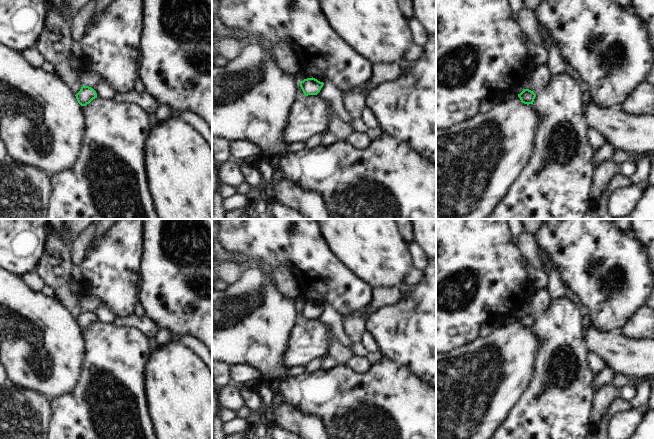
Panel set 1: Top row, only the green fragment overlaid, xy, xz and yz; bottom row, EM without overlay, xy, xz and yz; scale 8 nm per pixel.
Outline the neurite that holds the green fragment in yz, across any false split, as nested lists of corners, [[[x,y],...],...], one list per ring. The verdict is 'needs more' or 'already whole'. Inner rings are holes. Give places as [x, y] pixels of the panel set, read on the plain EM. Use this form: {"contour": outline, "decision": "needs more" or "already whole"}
{"contour": [[[524,313],[520,318],[518,318],[518,321],[522,327],[529,329],[533,328],[536,318],[529,313]]], "decision": "already whole"}

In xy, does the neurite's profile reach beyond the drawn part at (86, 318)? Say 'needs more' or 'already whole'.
already whole

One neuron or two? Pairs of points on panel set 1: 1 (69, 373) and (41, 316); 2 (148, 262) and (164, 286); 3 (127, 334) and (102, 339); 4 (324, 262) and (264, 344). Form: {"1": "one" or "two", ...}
{"1": "one", "2": "one", "3": "one", "4": "two"}

